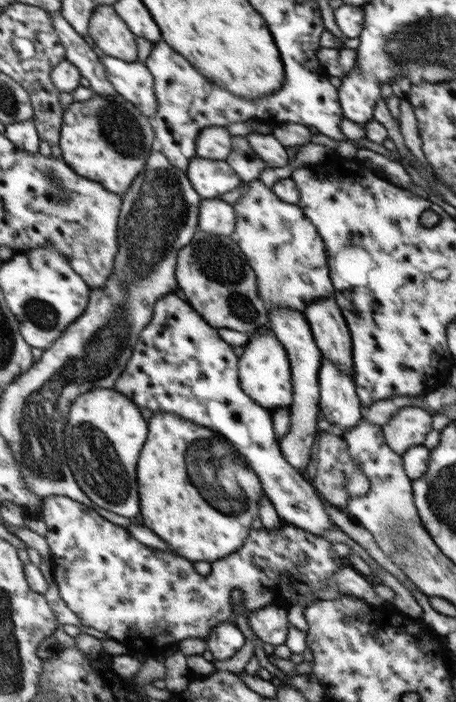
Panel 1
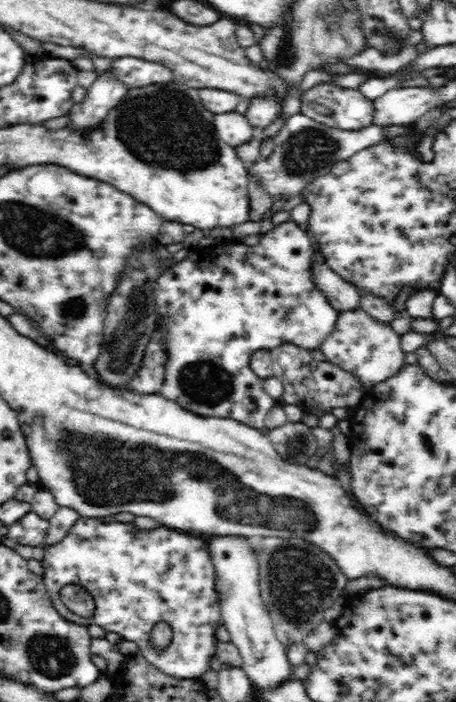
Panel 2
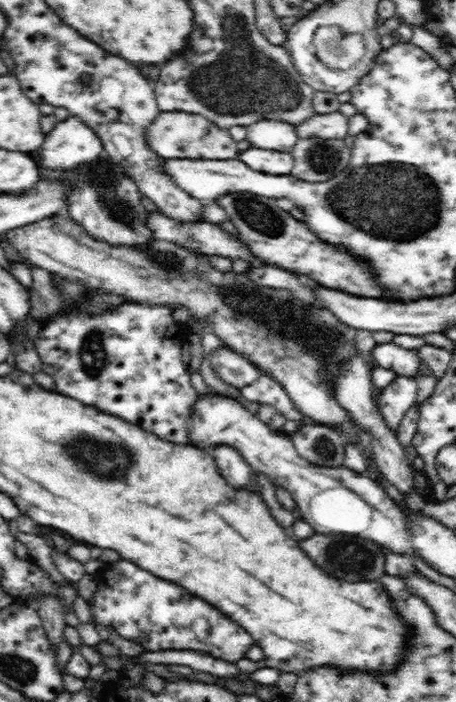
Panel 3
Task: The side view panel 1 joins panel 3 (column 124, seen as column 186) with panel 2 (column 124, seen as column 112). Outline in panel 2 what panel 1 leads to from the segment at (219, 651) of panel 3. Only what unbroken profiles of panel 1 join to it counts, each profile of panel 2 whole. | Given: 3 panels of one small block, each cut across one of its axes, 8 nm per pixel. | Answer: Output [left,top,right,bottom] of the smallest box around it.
[41,515,221,678]

